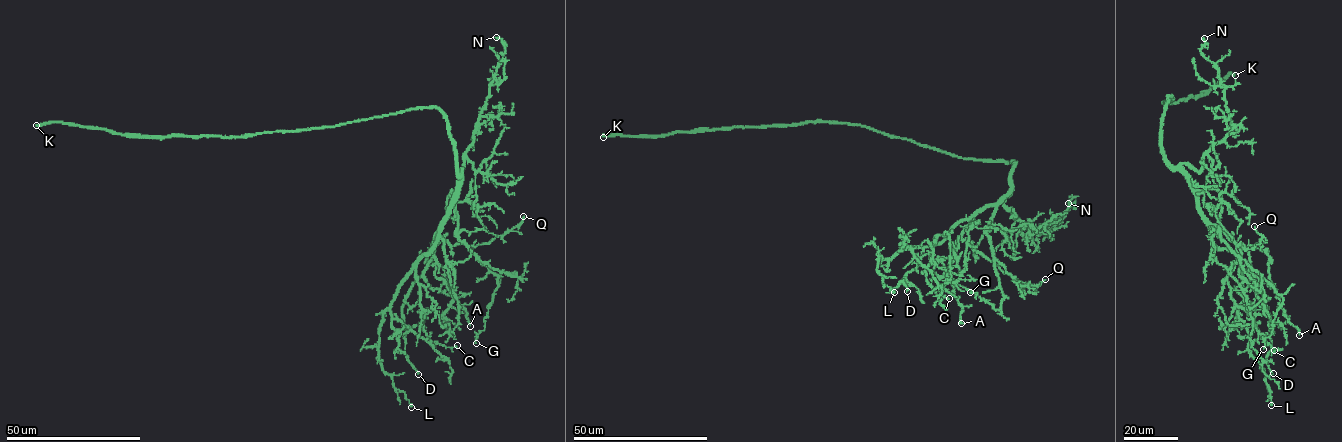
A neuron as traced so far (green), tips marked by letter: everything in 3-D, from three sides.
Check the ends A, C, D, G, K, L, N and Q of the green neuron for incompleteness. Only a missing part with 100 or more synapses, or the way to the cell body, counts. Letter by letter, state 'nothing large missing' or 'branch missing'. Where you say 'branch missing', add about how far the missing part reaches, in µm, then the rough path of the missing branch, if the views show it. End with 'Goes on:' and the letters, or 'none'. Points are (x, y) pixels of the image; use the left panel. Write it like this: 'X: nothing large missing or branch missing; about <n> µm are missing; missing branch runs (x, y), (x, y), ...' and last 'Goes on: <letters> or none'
A: nothing large missing
C: nothing large missing
D: nothing large missing
G: nothing large missing
K: branch missing; about 160 µm are missing
L: nothing large missing
N: nothing large missing
Q: nothing large missing
Goes on: K

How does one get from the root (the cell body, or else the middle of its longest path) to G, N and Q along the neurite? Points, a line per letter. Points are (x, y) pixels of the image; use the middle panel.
G: (993, 160), (1014, 163), (1009, 191), (985, 232), (1003, 297), (1001, 308), (994, 309), (970, 292)
N: (993, 160), (1014, 163), (1013, 189), (1004, 205), (1018, 217), (1024, 235), (1059, 220), (1075, 202), (1068, 203)
Q: (993, 160), (1014, 163), (1009, 191), (974, 216), (961, 238), (1020, 281), (1037, 287), (1045, 279)

